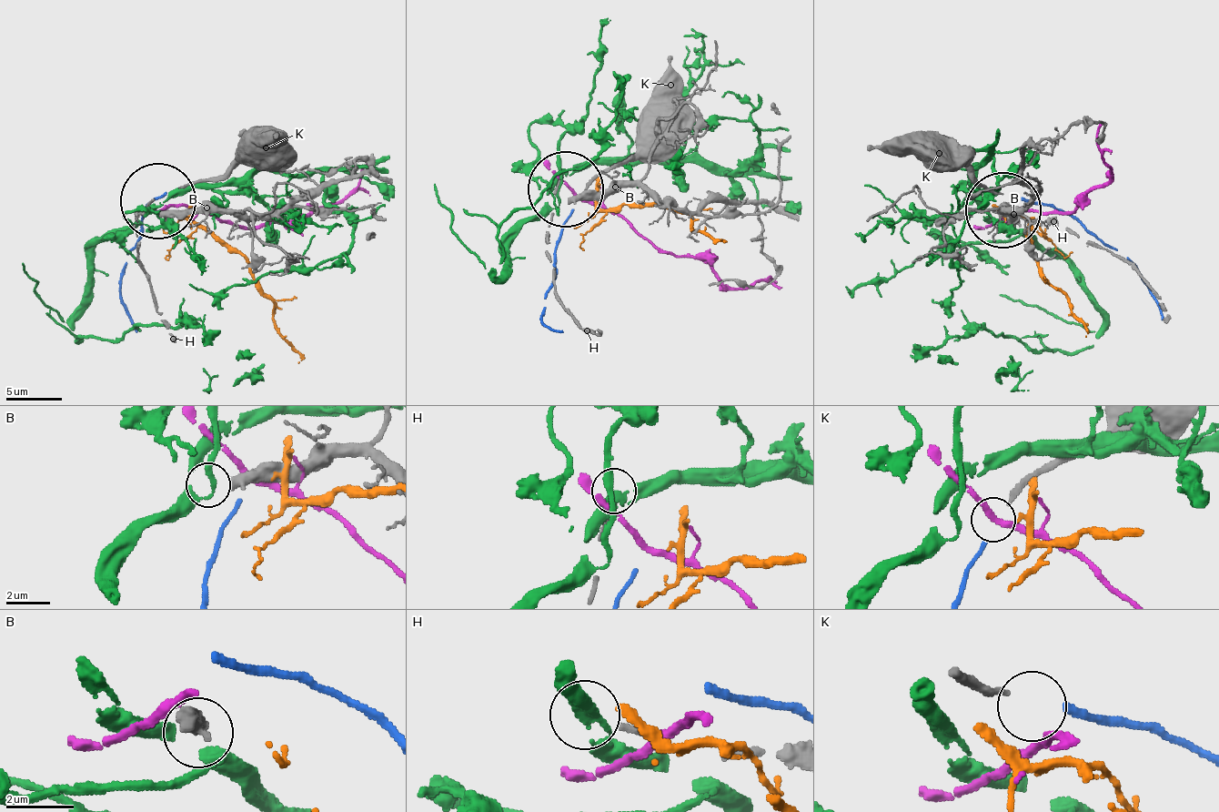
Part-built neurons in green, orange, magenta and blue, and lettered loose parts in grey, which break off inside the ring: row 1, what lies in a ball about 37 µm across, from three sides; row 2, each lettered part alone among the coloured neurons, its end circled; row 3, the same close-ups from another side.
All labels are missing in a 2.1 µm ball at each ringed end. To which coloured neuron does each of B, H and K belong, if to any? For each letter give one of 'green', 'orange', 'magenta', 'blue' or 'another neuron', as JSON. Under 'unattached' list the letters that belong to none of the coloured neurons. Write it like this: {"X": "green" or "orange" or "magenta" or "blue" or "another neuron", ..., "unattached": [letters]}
{"B": "another neuron", "H": "another neuron", "K": "another neuron", "unattached": ["B", "H", "K"]}

